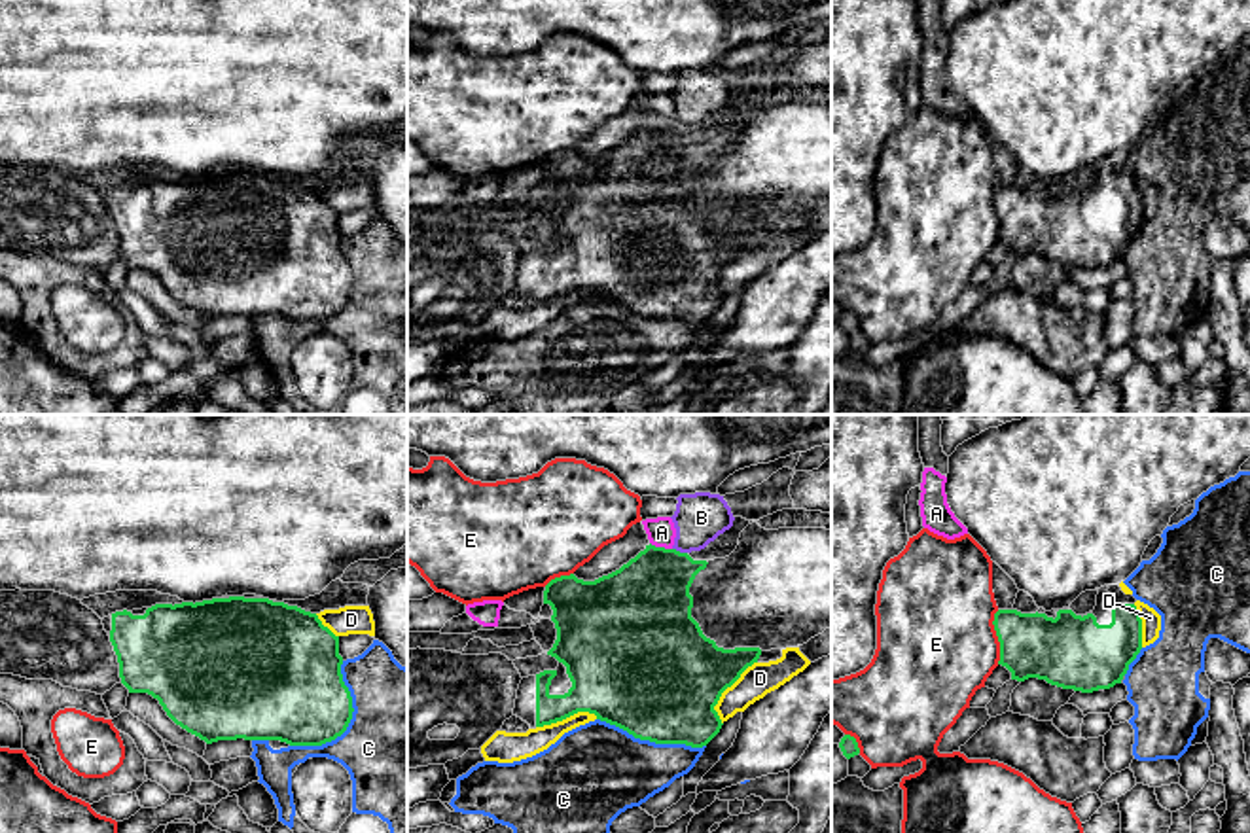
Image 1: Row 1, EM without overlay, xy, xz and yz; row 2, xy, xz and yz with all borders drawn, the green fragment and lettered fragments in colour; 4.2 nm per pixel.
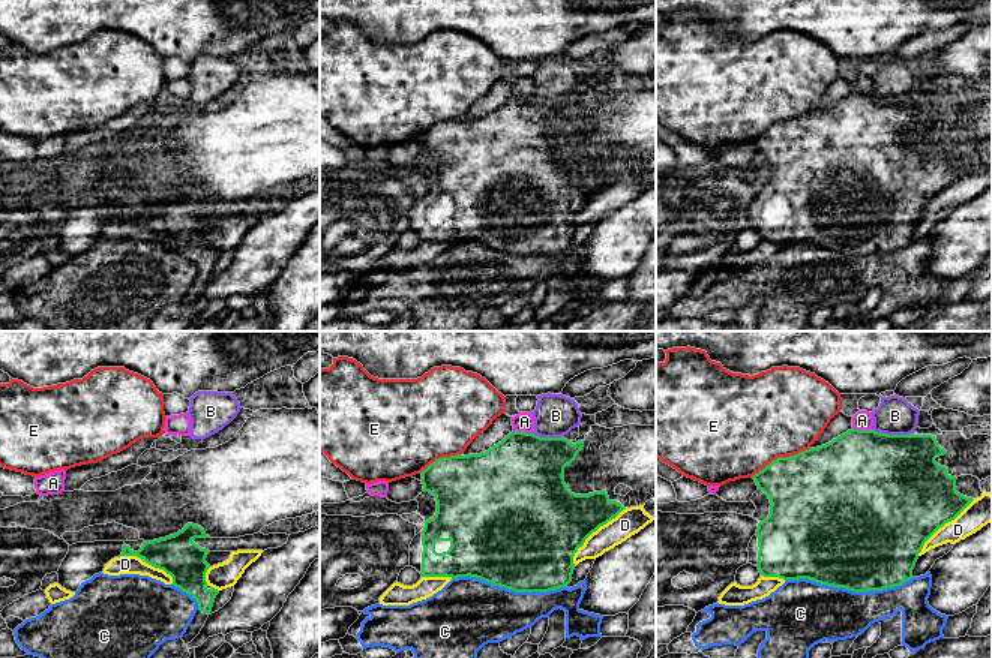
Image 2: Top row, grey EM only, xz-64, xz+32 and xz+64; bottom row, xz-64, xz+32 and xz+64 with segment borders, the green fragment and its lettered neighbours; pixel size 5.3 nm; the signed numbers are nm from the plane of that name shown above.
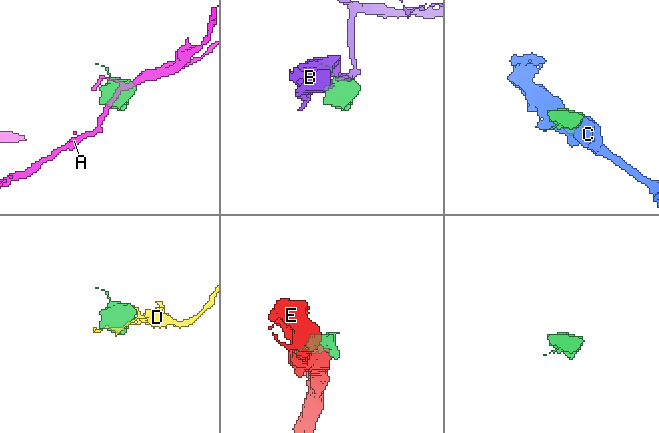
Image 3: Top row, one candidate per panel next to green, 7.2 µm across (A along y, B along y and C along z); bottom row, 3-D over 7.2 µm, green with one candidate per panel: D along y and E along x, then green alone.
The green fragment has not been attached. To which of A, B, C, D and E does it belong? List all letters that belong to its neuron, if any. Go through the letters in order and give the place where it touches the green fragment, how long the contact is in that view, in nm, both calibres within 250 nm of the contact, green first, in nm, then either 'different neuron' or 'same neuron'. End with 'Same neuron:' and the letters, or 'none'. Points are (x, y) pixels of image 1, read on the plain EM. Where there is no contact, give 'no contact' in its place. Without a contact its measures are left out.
A: xz (661, 124) | 100 nm | 380/120 nm | different neuron
B: xz (678, 127) | 70 nm | 360/220 nm | different neuron
C: xy (349, 298) | 440 nm | 400/500 nm | different neuron
D: xz (724, 265) | 300 nm | 480/140 nm | different neuron
E: yz (997, 211) | 240 nm | 280/480 nm | different neuron
Same neuron: none

